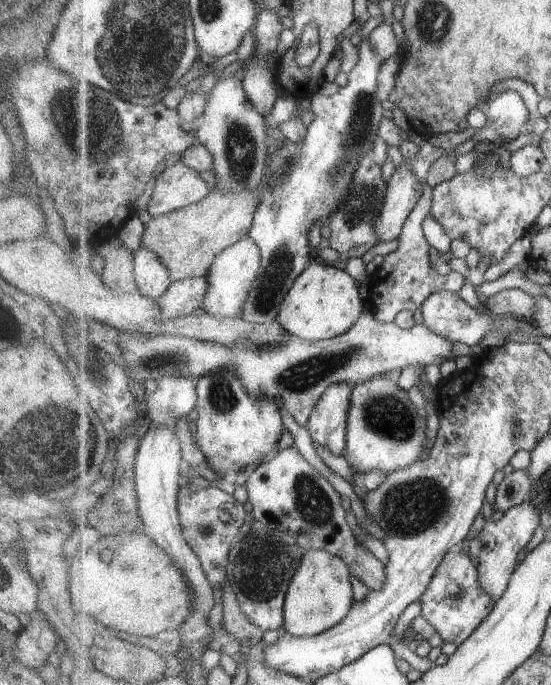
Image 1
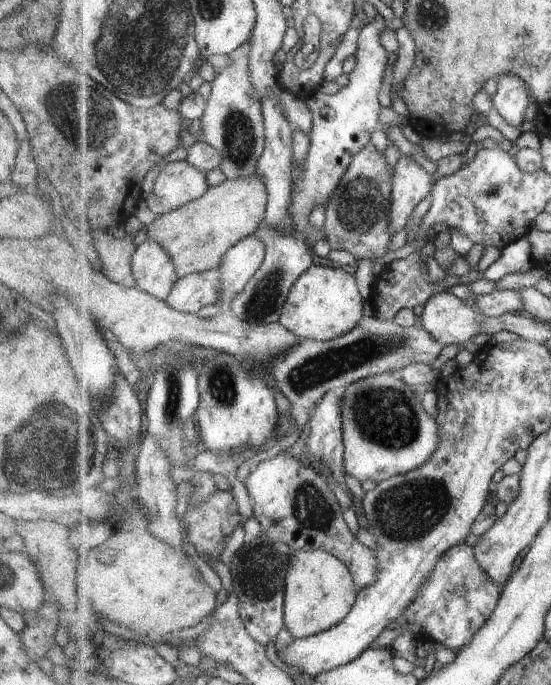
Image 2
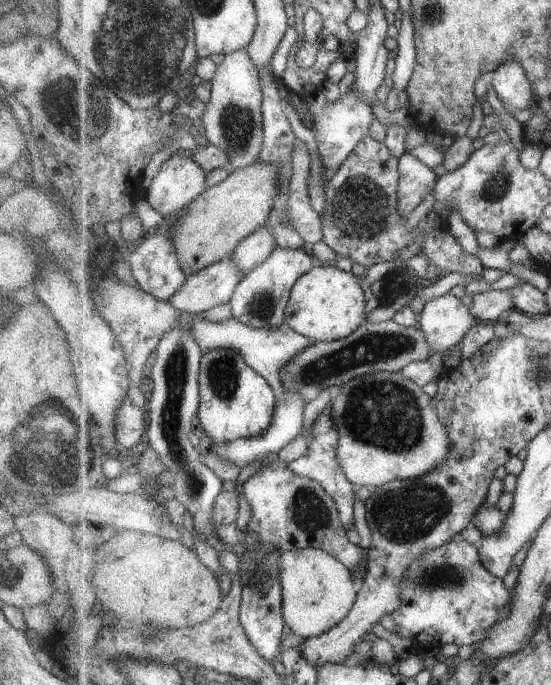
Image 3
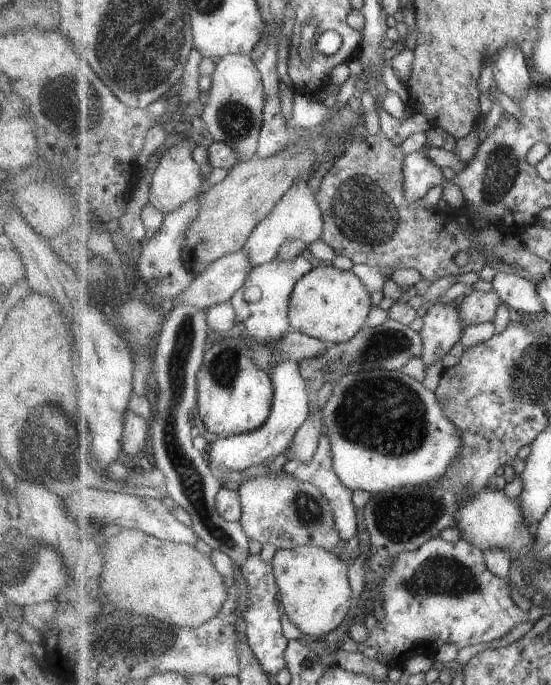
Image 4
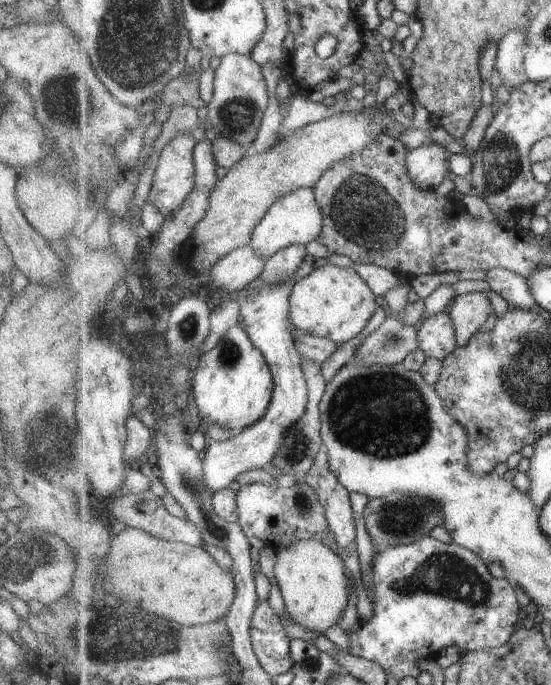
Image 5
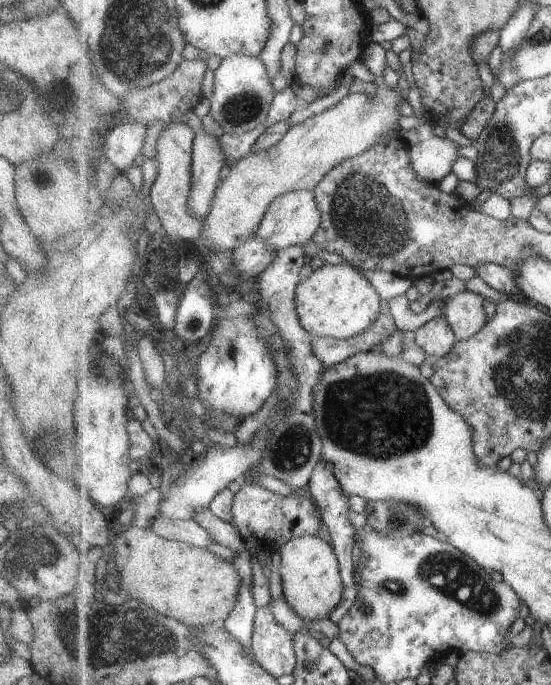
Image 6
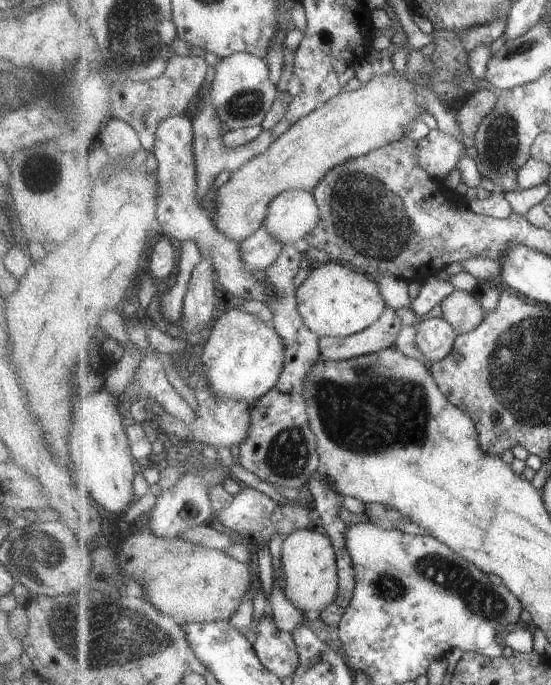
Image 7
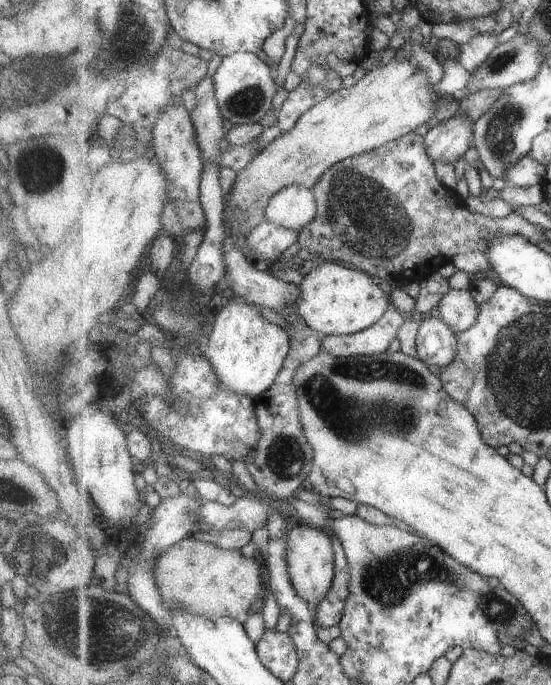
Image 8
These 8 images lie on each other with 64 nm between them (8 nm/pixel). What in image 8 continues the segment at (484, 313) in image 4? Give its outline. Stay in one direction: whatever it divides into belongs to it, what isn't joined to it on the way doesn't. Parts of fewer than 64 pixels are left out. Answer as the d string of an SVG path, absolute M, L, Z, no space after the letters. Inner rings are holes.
M451 289L451 292L441 300L438 311L440 317L457 334L461 334L461 332L467 331L477 322L480 305L477 305L470 291Z

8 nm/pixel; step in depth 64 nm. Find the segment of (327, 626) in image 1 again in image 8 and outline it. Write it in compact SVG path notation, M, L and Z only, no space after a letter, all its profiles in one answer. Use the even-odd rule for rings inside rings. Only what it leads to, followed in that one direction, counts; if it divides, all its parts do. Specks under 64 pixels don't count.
M305 523L296 524L289 534L287 542L287 570L293 582L295 592L301 600L307 600L309 606L319 606L321 600L331 592L335 580L336 556L334 540L331 540L322 528Z

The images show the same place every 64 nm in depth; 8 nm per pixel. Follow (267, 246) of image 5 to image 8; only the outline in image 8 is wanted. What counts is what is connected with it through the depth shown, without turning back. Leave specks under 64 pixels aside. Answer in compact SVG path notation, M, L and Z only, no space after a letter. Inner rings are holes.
M289 186L273 196L266 210L267 220L301 232L317 216L317 198L313 189Z

